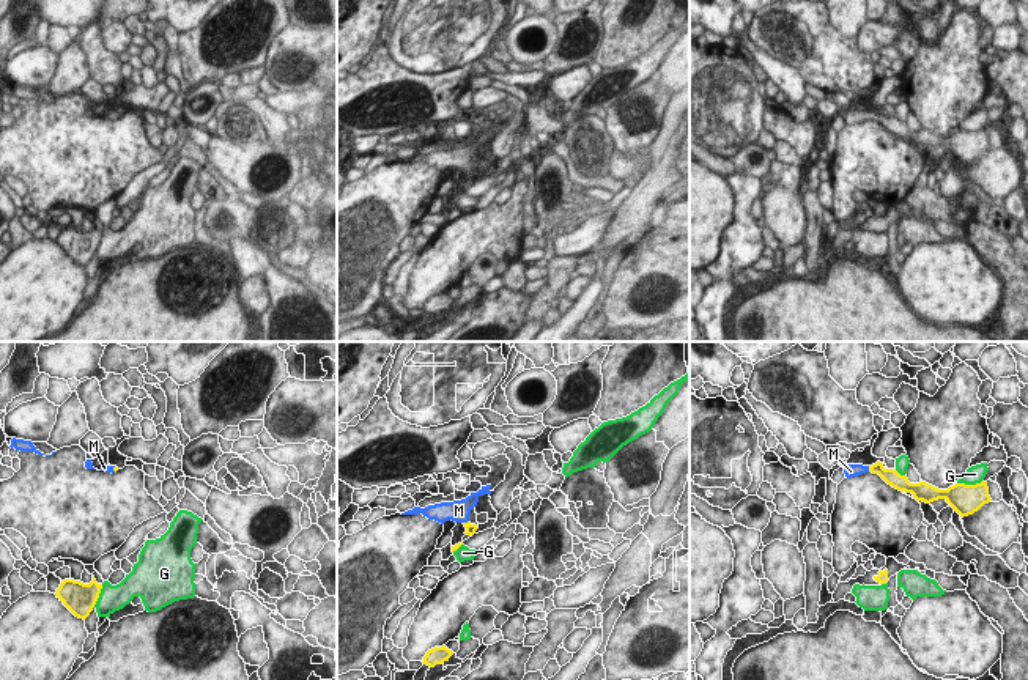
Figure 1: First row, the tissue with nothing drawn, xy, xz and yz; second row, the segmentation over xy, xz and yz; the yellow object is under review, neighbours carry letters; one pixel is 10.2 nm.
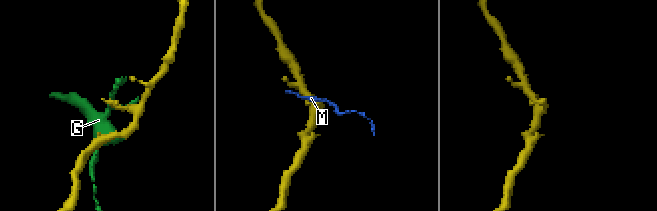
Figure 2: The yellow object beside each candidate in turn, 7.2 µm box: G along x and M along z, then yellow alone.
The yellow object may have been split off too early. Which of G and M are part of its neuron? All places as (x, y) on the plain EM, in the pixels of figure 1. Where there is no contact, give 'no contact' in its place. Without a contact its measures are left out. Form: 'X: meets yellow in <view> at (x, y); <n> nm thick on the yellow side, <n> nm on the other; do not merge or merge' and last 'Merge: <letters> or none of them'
G: meets yellow in yz at (970, 133); 320 nm thick on the yellow side, 190 nm on the other; do not merge
M: meets yellow in yz at (869, 117); 160 nm thick on the yellow side, 130 nm on the other; merge
Merge: M

